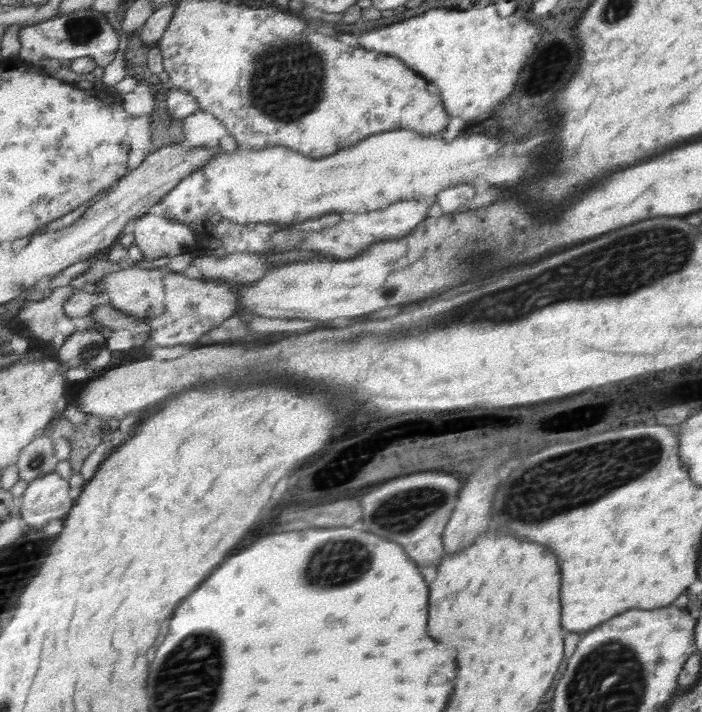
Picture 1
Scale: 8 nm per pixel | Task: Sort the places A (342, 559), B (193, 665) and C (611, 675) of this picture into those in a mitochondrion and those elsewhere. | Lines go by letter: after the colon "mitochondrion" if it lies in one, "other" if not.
A: mitochondrion
B: mitochondrion
C: mitochondrion

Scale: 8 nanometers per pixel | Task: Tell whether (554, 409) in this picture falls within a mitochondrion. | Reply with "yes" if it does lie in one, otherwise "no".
no

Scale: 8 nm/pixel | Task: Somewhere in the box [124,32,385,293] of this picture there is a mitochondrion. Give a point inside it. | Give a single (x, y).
(288, 78)

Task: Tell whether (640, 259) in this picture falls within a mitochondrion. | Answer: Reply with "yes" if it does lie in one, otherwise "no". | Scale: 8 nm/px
yes

